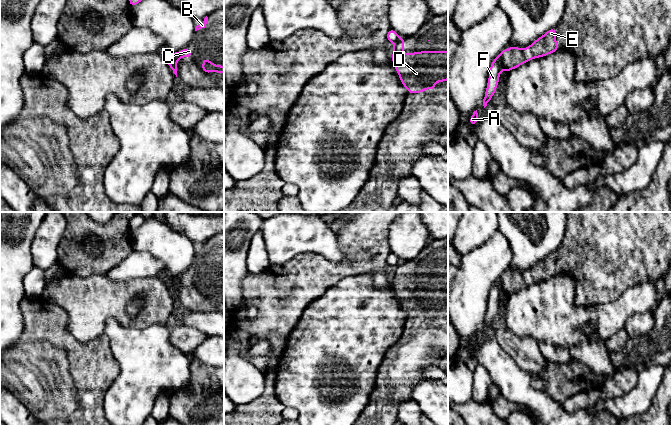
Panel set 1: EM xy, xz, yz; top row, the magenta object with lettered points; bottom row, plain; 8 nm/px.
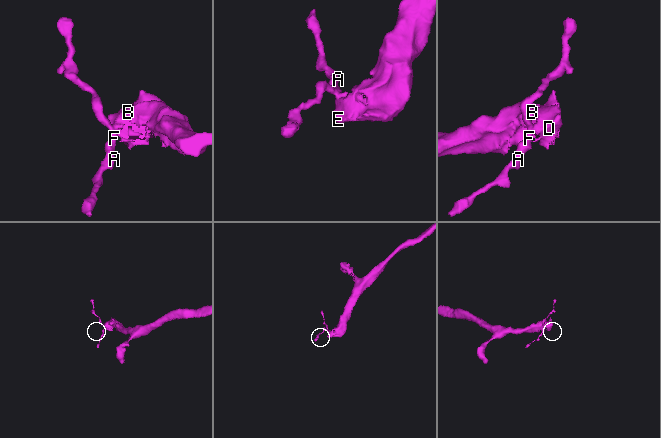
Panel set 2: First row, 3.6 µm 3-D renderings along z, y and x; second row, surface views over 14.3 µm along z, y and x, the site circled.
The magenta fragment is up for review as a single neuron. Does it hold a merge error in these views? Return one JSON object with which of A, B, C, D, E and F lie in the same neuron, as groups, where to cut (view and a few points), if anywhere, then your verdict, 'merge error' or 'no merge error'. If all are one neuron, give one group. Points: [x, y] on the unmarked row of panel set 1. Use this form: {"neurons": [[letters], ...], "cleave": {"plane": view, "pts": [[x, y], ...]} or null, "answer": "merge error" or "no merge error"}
{"neurons": [["A", "F"], ["B", "C", "D", "E"]], "cleave": {"plane": "yz", "pts": [[498, 279], [503, 291]]}, "answer": "merge error"}

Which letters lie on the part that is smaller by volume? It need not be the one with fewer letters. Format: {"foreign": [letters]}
{"foreign": ["A", "F"]}

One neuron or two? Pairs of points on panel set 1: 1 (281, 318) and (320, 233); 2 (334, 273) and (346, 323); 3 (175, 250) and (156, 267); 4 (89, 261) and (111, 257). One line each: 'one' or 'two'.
1: two
2: two
3: two
4: one

